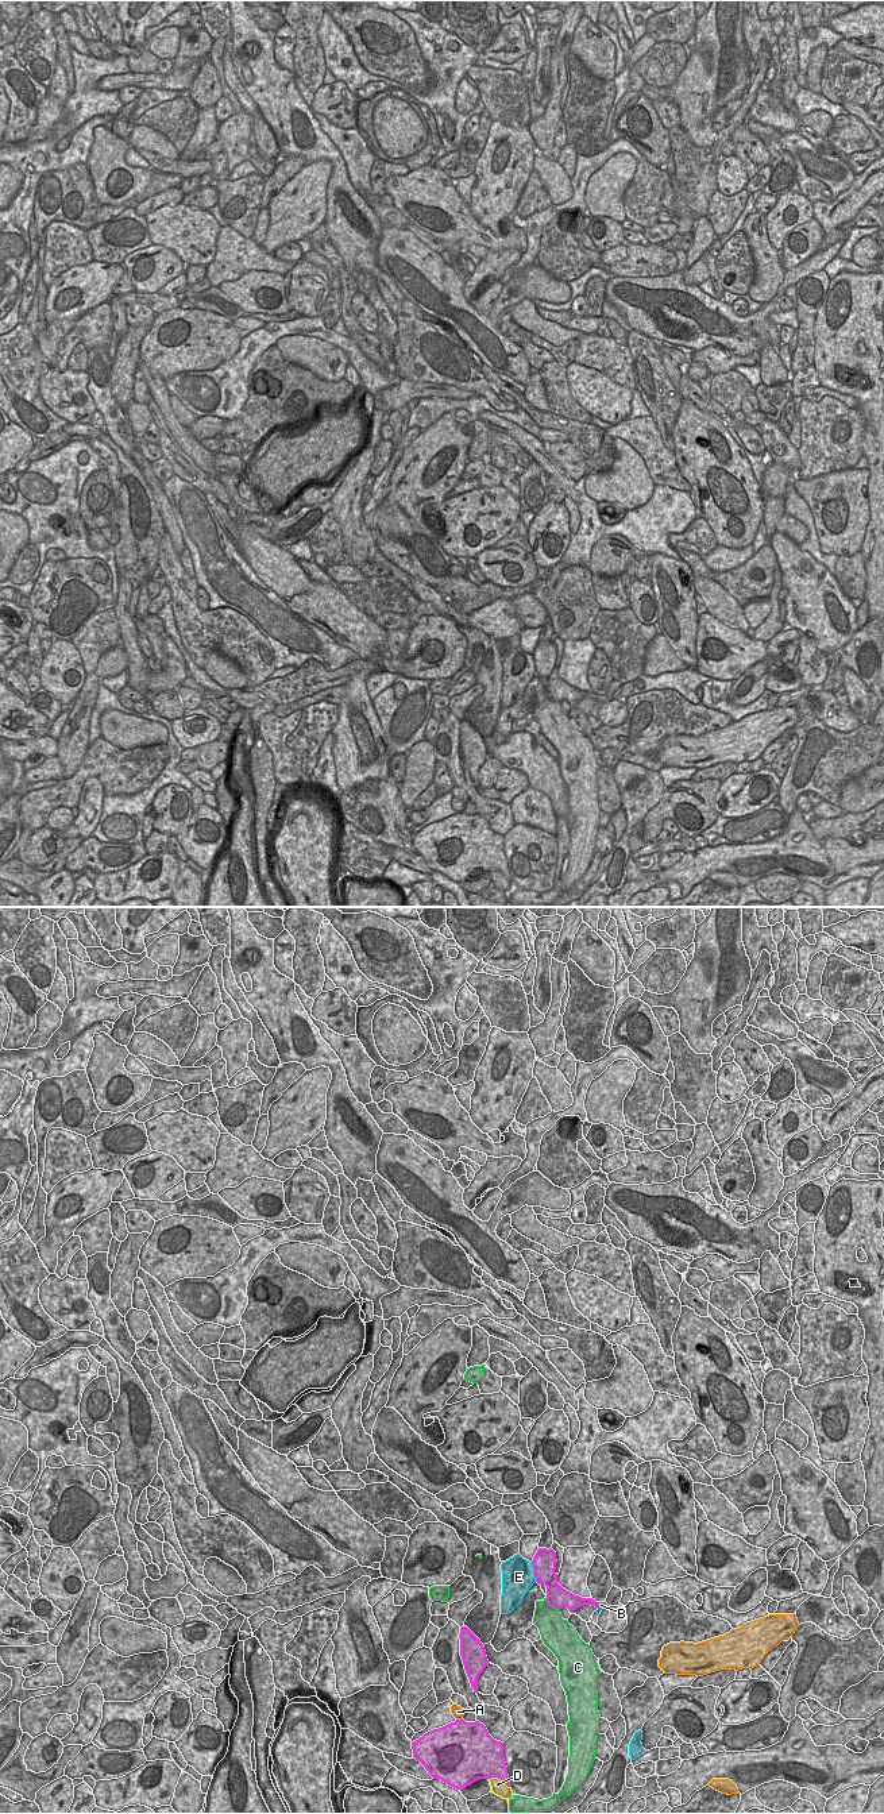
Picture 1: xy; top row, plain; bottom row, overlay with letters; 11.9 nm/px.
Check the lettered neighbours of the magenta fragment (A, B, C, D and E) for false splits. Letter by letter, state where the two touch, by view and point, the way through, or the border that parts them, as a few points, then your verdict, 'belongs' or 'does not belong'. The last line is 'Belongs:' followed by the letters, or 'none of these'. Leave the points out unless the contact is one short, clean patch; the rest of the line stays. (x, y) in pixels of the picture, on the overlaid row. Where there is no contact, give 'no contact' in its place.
A: xy (459, 1720) | does not belong
B: xy (597, 1604) | along xy (598, 1602), (595, 1606) | does not belong
C: xy (551, 1605) | does not belong
D: xy (500, 1778) | does not belong
E: xy (535, 1571) | along xy (531, 1562), (536, 1581) | does not belong
Belongs: none of these

